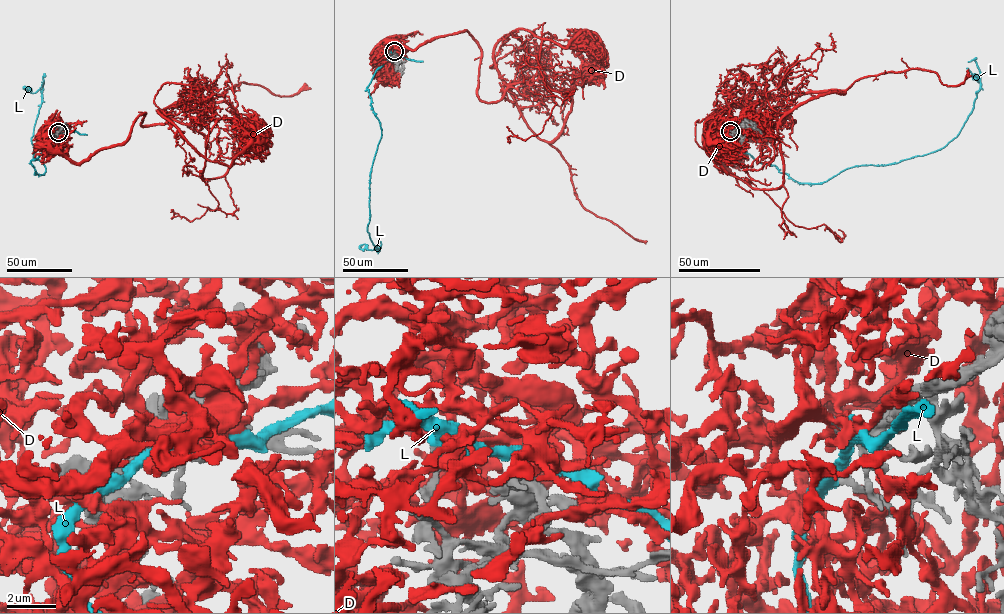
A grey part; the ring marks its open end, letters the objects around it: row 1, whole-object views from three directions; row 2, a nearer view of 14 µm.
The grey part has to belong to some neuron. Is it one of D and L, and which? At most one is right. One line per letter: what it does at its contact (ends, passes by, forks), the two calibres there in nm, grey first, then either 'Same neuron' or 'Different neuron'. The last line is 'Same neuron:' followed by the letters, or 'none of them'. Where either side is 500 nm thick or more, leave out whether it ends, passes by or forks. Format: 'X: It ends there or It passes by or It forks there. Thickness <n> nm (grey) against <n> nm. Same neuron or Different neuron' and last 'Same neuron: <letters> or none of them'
D: It forks there. Thickness 380 nm (grey) against 360 nm. Same neuron
L: It forks there. Thickness 420 nm (grey) against 400 nm. Different neuron
Same neuron: D

